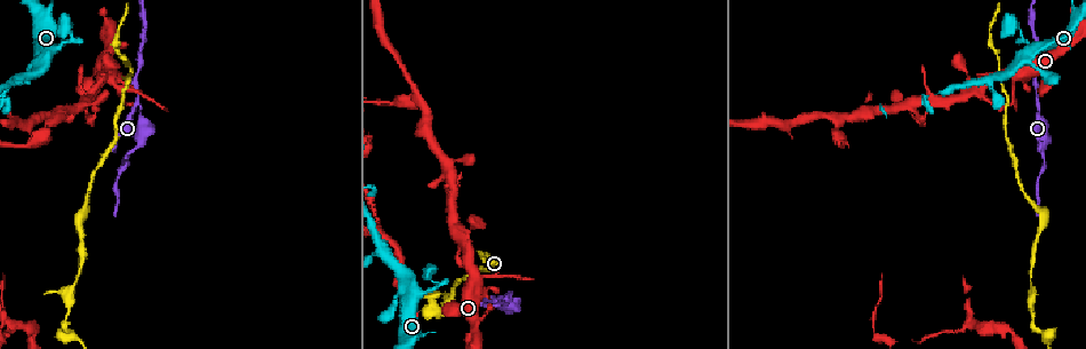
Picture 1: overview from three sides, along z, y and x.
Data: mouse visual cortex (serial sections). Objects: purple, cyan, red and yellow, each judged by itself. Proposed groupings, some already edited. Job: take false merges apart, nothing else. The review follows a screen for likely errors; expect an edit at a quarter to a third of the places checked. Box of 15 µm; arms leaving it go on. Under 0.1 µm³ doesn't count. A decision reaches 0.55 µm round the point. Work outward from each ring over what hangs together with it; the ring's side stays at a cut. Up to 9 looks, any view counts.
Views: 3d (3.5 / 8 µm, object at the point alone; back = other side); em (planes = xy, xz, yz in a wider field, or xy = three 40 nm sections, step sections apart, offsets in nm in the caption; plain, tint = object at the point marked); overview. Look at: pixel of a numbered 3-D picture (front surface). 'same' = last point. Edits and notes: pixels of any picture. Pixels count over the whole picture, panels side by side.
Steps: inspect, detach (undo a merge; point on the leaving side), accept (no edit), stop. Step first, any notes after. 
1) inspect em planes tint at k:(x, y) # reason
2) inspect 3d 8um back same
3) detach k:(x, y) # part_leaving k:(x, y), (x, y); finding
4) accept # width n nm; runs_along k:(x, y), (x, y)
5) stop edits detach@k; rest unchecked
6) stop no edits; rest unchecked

inspect 3d 8um at 1:(140, 103) # sharp bend

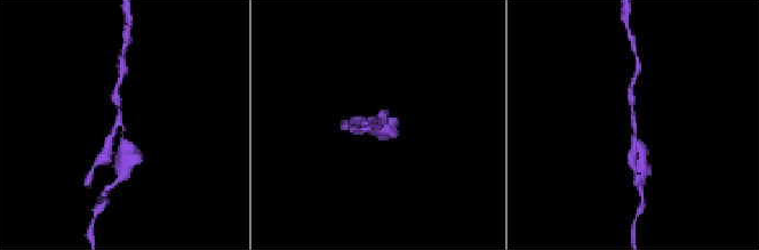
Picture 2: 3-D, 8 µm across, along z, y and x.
inspect 3d 3.5um back at 2:(634, 123) # closer look

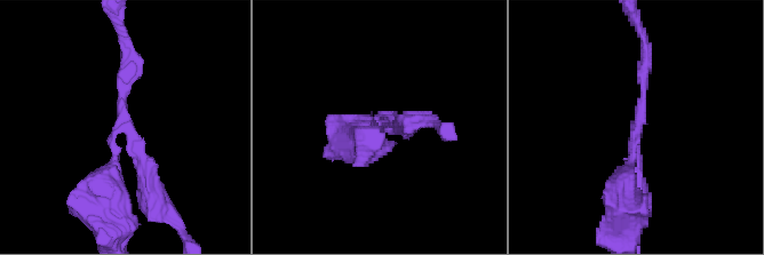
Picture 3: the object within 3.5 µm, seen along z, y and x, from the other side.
inspect em xy step 2 tint at 3:(117, 129)

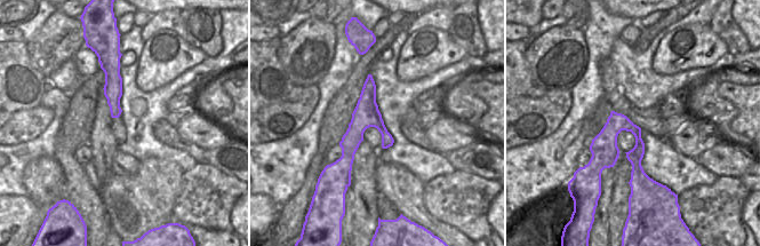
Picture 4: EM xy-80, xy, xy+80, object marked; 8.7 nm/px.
accept # runs_along 3:(407, 125), (365, 136); continuous, no second cell

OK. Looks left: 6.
inspect em xy step 2 tint at 1:(435, 284)

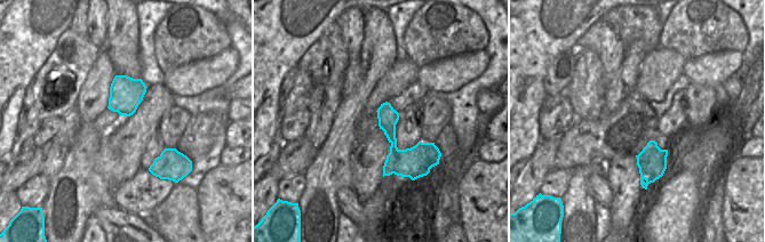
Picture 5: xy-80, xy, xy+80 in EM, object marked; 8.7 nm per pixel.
inspect 3d 3.5um same # see where the arms go

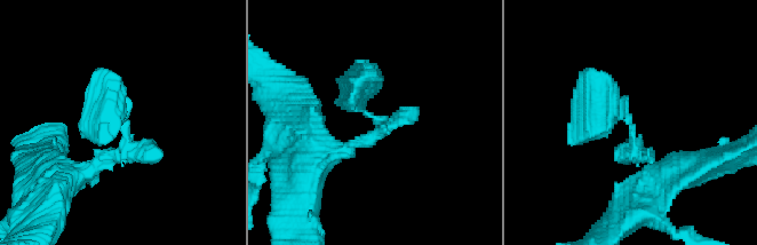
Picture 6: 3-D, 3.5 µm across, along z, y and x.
accept # runs_along 6:(656, 175), (628, 119), (598, 116), (589, 87); continuous, no second cell

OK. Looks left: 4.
inspect 3d 3.5um at 1:(18, 79) # narrows sharply

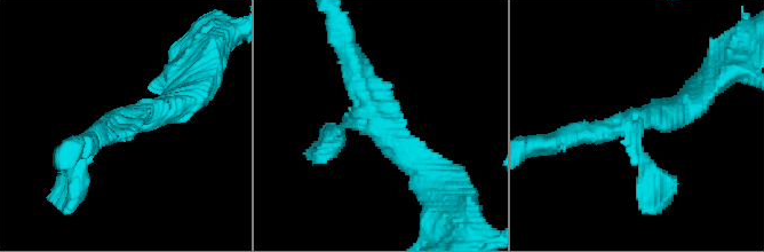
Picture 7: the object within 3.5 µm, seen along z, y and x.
inspect em planes tint at 7:(377, 123) # arms 3; arm_widths 150, 300, 400 nm; shape alone is not enough

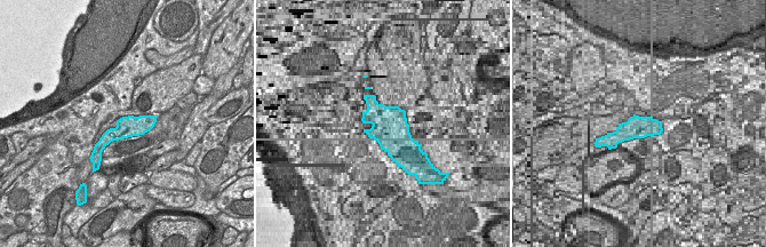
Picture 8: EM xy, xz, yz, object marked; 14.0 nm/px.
accept # width 300 nm; runs_along 7:(435, 176), (372, 115), (350, 60); continuous, no second cell

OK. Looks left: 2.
stop no edits; rest unchecked

